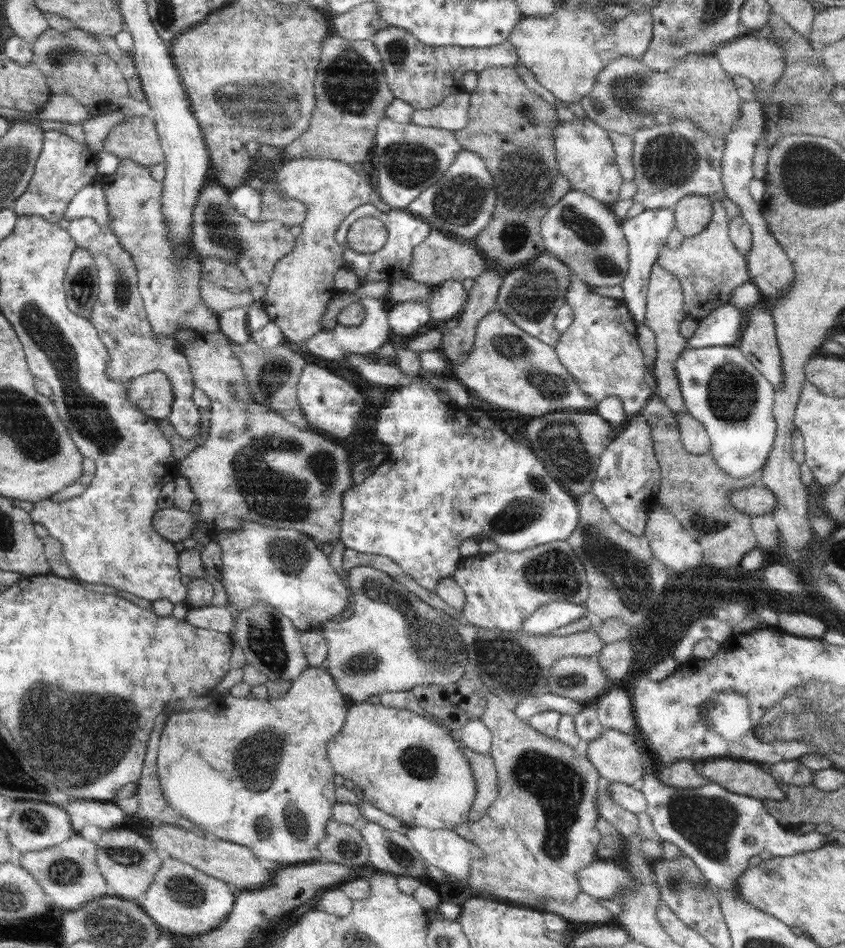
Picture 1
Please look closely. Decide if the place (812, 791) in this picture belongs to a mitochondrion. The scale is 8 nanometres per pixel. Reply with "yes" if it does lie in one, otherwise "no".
no

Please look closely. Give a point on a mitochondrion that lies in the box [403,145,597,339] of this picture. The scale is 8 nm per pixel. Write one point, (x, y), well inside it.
(458, 203)

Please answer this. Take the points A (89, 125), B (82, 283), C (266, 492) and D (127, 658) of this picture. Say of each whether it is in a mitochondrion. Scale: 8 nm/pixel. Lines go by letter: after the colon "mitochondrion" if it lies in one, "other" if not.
A: other
B: mitochondrion
C: mitochondrion
D: other

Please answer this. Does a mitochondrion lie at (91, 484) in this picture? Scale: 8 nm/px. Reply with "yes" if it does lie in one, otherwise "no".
no

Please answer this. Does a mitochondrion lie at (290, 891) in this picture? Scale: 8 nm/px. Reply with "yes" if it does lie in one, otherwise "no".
no

